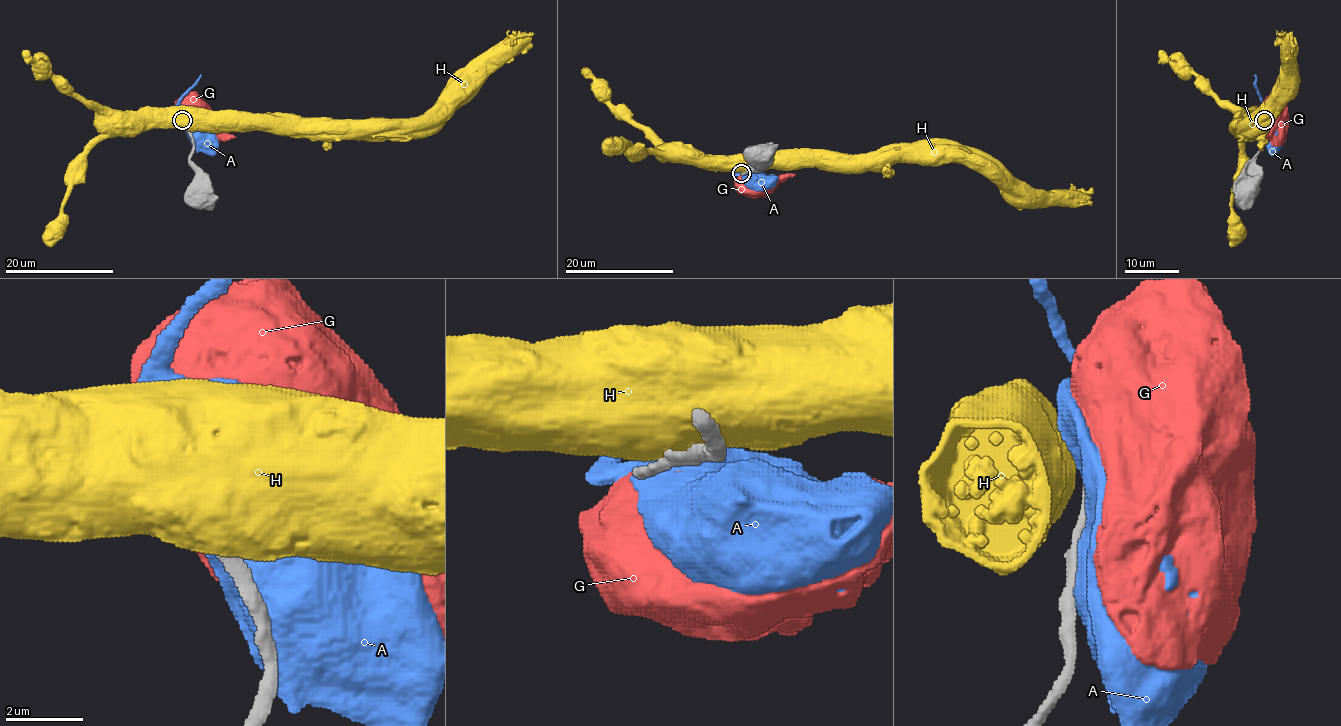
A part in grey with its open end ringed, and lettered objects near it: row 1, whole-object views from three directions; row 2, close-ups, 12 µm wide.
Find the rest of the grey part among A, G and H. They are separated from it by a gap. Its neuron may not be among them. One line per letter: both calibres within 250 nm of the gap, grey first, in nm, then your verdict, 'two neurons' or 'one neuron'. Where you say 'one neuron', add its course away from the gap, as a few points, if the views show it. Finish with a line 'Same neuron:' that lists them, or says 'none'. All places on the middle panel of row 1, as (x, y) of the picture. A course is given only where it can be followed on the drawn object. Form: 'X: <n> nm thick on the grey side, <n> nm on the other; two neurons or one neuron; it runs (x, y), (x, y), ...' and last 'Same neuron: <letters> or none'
A: 240 nm thick on the grey side, 600 nm on the other; two neurons
G: 240 nm thick on the grey side, 1150 nm on the other; two neurons
H: 240 nm thick on the grey side, 550 nm on the other; two neurons
Same neuron: none

